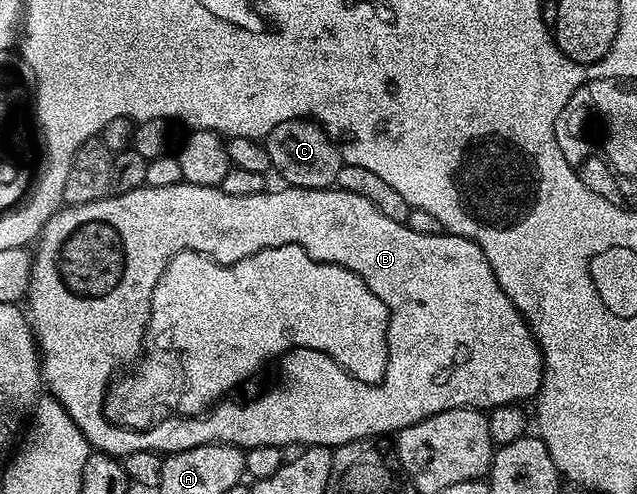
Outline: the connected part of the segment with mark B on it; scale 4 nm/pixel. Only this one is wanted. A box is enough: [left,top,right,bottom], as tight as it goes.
[28,181,542,460]

